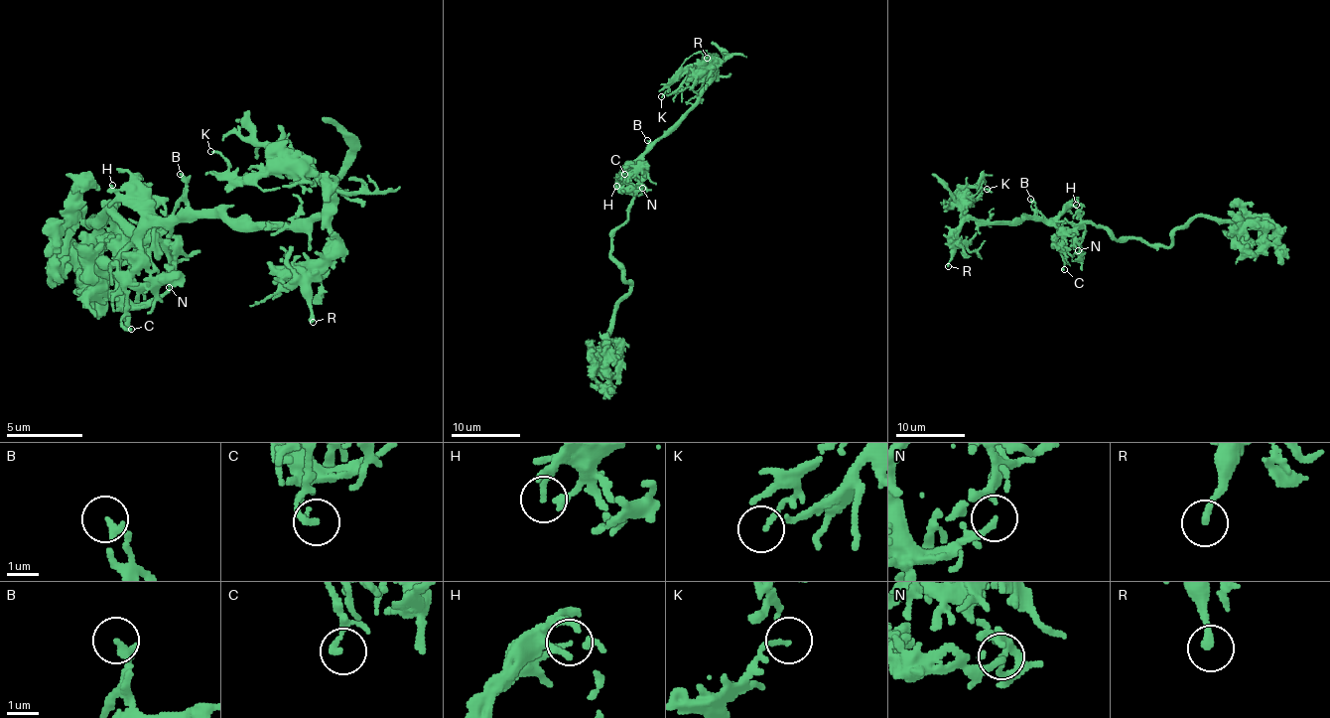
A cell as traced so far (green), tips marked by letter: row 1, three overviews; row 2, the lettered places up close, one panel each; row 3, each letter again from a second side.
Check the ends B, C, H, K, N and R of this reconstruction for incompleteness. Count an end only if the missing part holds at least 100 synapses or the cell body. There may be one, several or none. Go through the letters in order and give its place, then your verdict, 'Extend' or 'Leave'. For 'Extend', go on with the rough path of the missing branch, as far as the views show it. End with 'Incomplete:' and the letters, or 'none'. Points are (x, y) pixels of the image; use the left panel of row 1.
B: Place: (180, 174). Leave
C: Place: (131, 329). Leave
H: Place: (112, 185). Leave
K: Place: (210, 151). Leave
N: Place: (169, 287). Leave
R: Place: (313, 322). Leave
Incomplete: none

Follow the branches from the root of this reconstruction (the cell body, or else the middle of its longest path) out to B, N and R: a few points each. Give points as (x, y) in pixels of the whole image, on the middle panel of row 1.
B: (624, 220), (633, 193), (640, 186), (640, 159), (649, 147), (647, 140)
N: (624, 220), (633, 192), (628, 185), (619, 188), (642, 188)
R: (624, 220), (633, 193), (642, 179), (640, 157), (697, 100), (699, 91), (716, 71), (706, 61), (707, 58)

